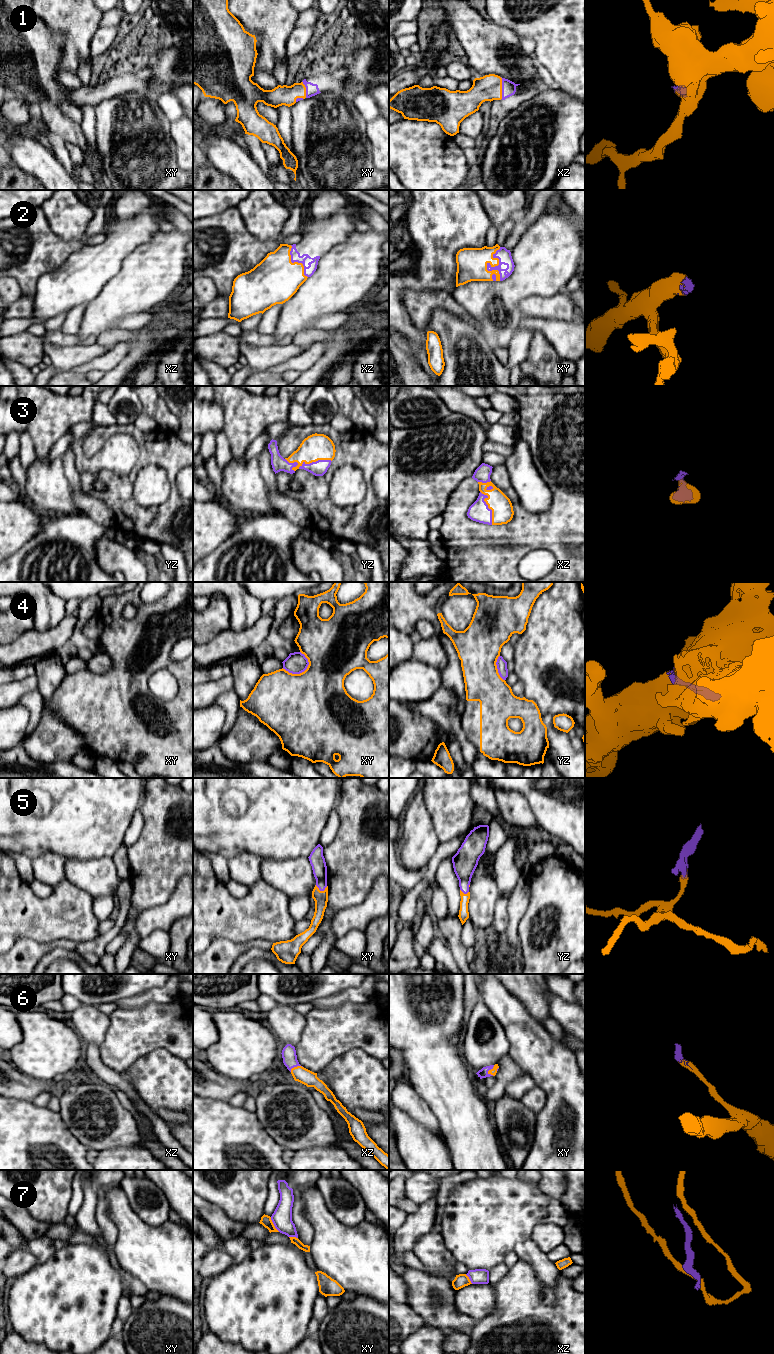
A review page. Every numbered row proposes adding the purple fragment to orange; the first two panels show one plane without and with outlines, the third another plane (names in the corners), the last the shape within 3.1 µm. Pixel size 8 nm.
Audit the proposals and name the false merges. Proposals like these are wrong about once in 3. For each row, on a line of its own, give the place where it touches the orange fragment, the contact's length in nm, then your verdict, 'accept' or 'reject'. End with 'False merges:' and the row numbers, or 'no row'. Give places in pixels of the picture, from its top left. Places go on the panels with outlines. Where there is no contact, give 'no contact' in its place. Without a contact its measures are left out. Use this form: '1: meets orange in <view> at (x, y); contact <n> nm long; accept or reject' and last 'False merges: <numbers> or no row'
1: meets orange in xz at (501, 88); contact 180 nm long; accept
2: meets orange in xy at (490, 264); contact 280 nm long; accept
3: meets orange in xz at (488, 507); contact 280 nm long; accept
4: meets orange in xy at (297, 674); contact 220 nm long; reject
5: meets orange in xy at (321, 891); contact 100 nm long; accept
6: meets orange in xy at (489, 1070); contact 90 nm long; accept
7: meets orange in xy at (273, 1224); contact 140 nm long; reject
False merges: 4, 7

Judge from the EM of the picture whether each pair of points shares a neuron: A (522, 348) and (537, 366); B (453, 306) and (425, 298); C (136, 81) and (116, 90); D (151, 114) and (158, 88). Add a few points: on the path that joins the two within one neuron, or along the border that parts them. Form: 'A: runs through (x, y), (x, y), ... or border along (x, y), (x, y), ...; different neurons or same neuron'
A: border along (533, 334), (530, 340), (528, 355), (518, 366); different neurons
B: runs through (446, 302), (444, 300), (432, 300); same neuron
C: runs through (131, 81), (121, 85); same neuron
D: border along (148, 90), (157, 97); different neurons

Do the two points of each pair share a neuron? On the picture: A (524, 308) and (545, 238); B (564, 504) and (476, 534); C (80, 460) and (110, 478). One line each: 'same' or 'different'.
A: different
B: same
C: different

